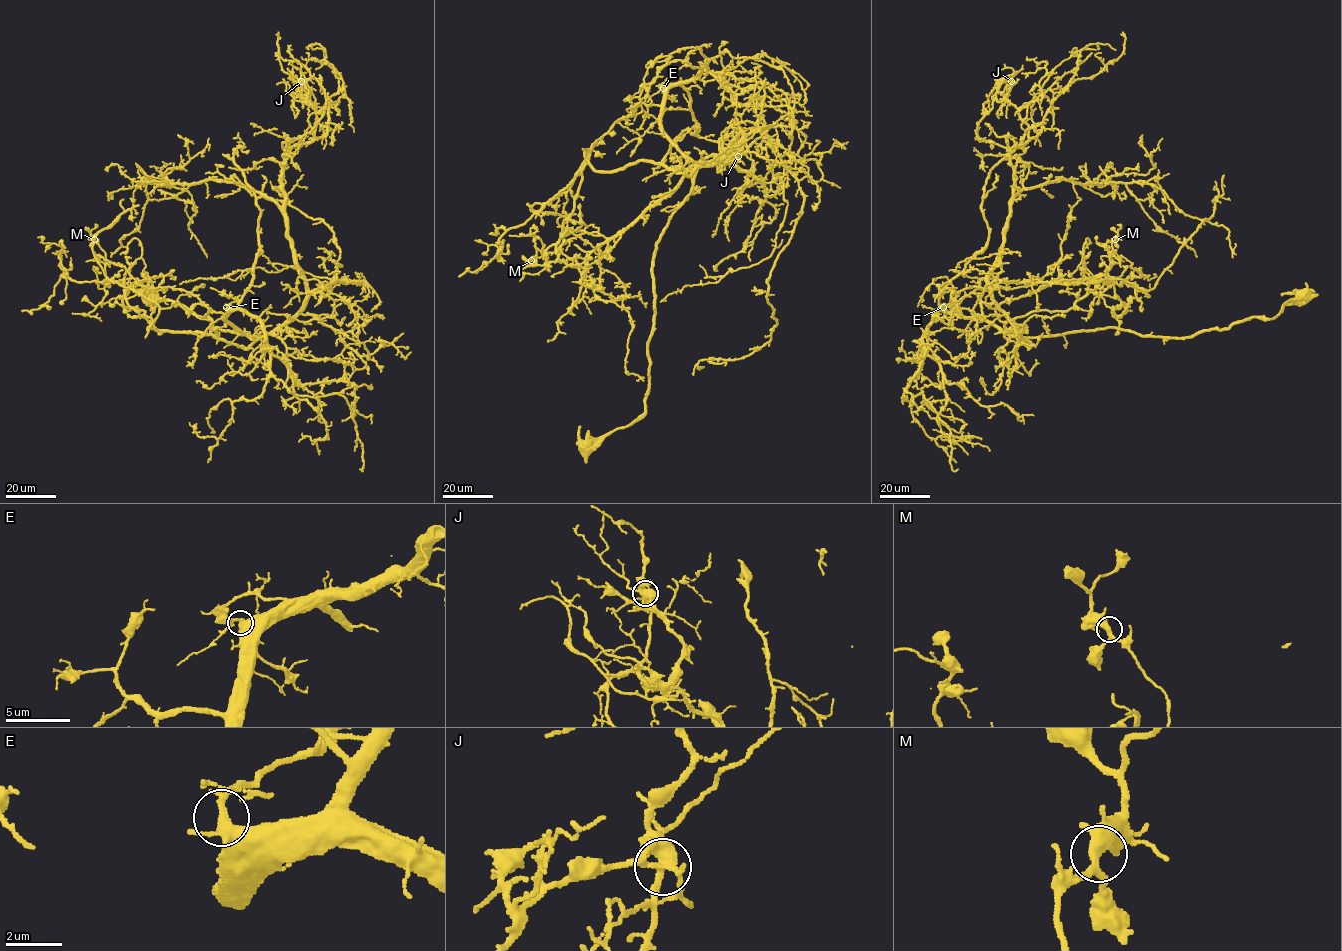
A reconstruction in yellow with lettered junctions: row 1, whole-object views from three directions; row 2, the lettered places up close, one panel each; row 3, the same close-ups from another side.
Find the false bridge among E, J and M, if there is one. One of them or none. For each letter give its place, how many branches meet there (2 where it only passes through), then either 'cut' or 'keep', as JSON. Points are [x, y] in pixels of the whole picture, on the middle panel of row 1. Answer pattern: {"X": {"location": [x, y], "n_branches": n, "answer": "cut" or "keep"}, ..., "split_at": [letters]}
{"E": {"location": [663, 88], "n_branches": 4, "answer": "keep"}, "J": {"location": [738, 156], "n_branches": 4, "answer": "keep"}, "M": {"location": [531, 260], "n_branches": 4, "answer": "keep"}, "split_at": []}

